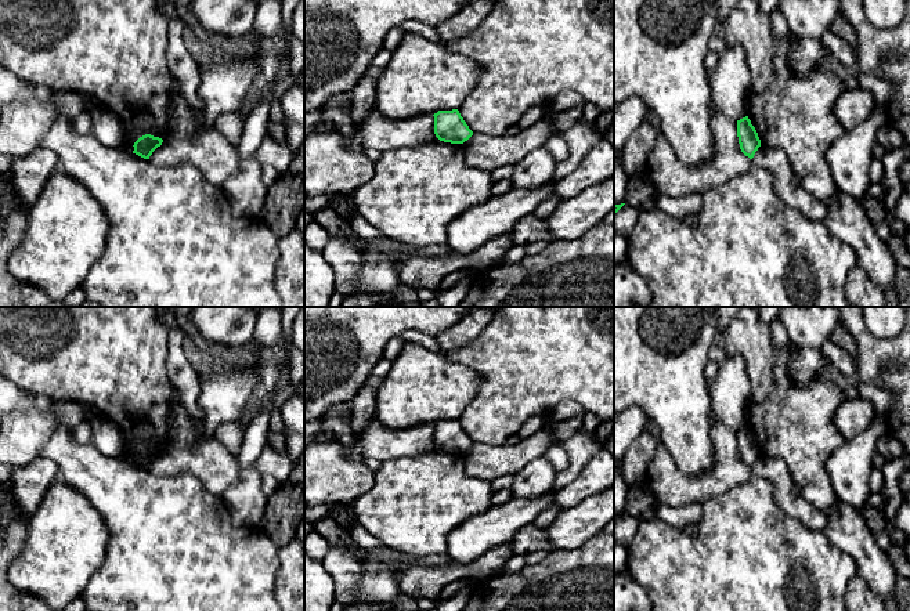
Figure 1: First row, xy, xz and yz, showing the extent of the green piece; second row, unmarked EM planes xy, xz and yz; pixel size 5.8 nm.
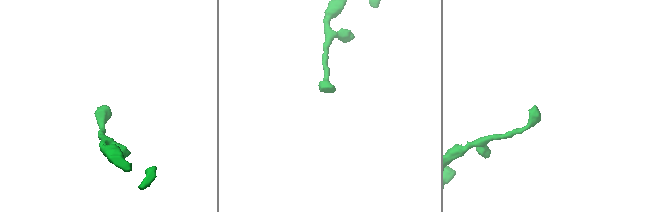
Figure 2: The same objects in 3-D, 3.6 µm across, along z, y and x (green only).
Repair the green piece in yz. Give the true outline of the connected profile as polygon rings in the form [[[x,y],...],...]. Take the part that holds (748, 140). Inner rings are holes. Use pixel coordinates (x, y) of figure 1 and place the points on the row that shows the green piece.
[[[748,116],[737,120],[737,137],[741,152],[752,159],[761,147],[761,140]]]

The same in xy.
[[[145,134],[142,137],[140,137],[136,142],[134,142],[134,151],[133,153],[144,158],[144,159],[149,159],[149,156],[152,155],[152,152],[160,147],[163,142],[162,138],[159,137],[154,137],[151,134]]]

